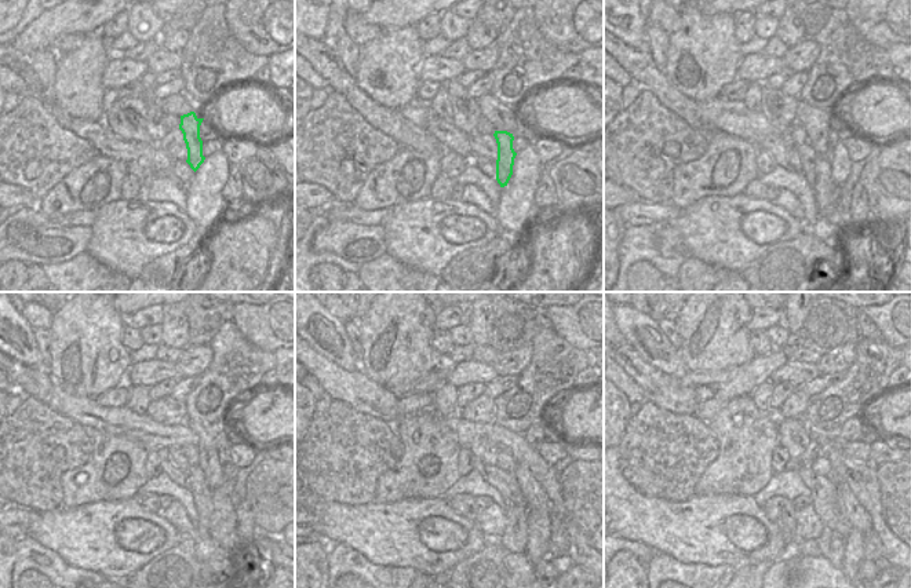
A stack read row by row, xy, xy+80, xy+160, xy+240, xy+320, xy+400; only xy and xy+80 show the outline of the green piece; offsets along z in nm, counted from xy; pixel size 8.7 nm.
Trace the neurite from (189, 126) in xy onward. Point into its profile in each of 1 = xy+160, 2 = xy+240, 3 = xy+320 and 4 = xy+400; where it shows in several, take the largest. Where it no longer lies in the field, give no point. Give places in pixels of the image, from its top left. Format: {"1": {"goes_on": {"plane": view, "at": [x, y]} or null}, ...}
{"1": {"goes_on": {"plane": "xy+160", "at": [826, 190]}}, "2": {"goes_on": {"plane": "xy+240", "at": [222, 521]}}, "3": {"goes_on": {"plane": "xy+320", "at": [538, 547]}}, "4": {"goes_on": {"plane": "xy+400", "at": [853, 544]}}}

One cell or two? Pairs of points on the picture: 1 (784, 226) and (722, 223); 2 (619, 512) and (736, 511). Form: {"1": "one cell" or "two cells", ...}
{"1": "one cell", "2": "one cell"}

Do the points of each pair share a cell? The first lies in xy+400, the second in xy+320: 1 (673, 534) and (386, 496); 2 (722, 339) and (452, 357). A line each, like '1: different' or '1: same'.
1: different
2: different

